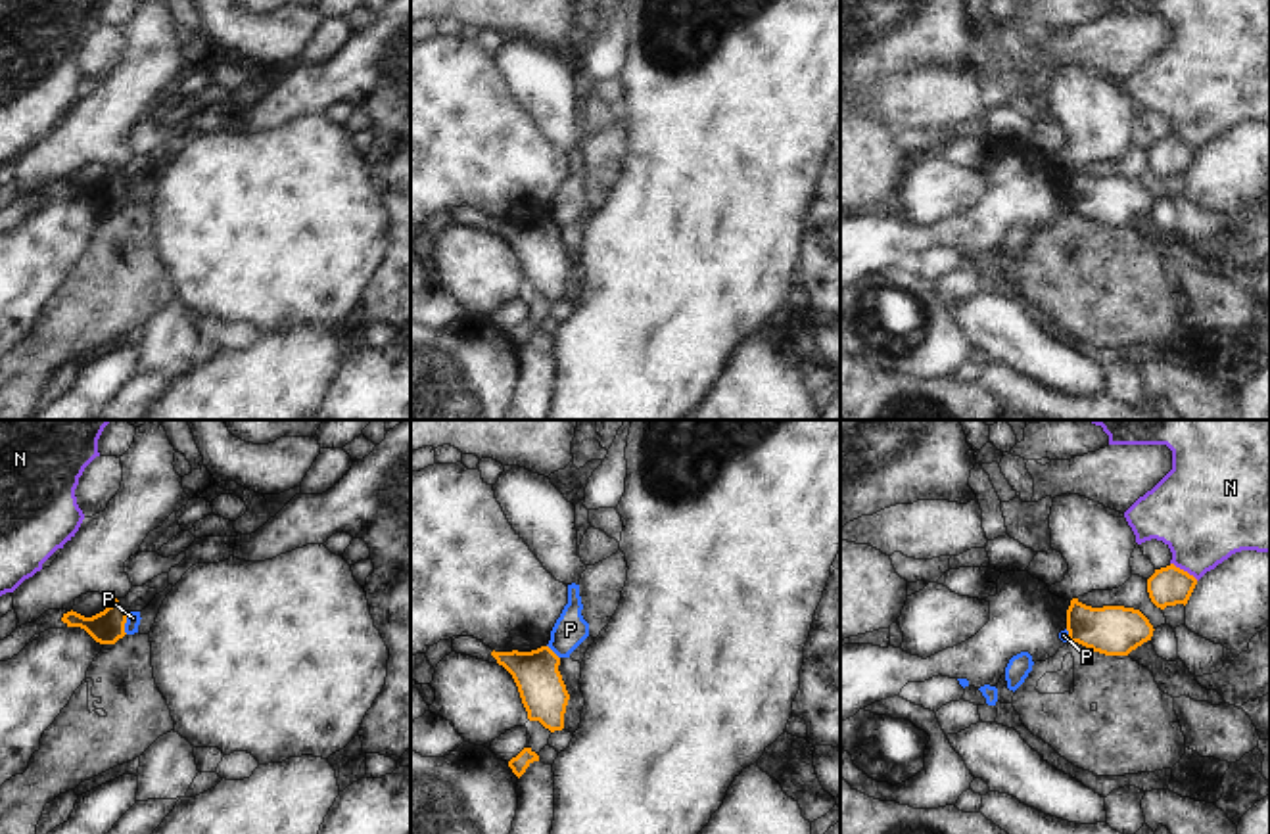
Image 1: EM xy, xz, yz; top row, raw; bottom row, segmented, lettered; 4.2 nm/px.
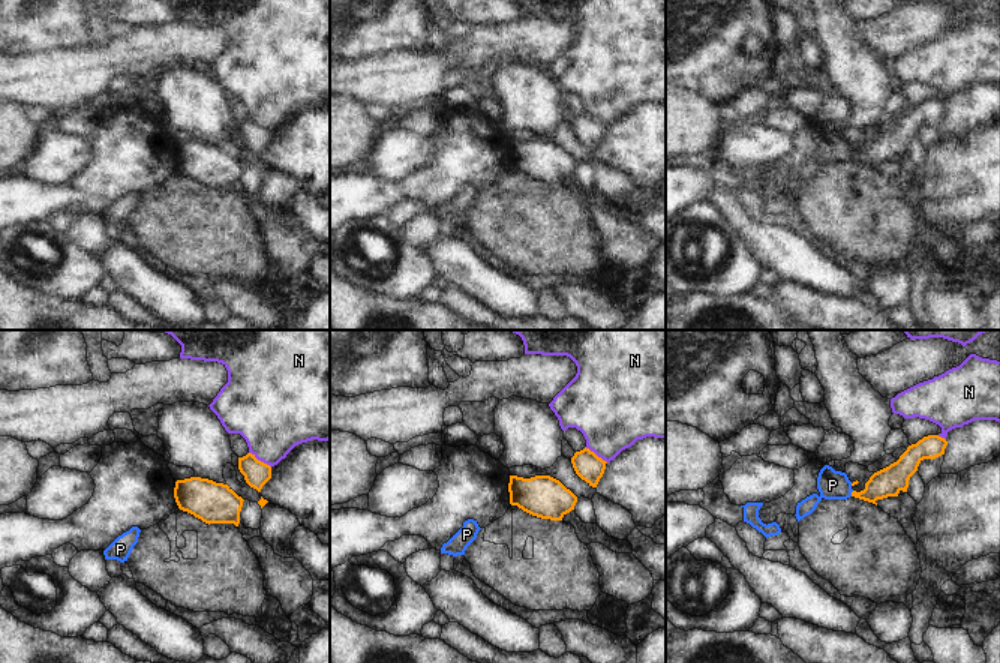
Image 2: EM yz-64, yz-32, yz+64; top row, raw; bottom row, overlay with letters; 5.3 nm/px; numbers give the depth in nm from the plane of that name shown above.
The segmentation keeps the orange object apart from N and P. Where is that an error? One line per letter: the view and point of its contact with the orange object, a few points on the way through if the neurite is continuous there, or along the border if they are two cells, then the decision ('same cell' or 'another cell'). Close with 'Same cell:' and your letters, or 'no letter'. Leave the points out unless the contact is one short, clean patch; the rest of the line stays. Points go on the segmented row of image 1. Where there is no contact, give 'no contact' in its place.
N: contact yz (1182, 570); border yz (1171, 562), (1198, 579); another cell
P: contact xy (125, 622); border xy (127, 612), (125, 633); another cell
Same cell: no letter

